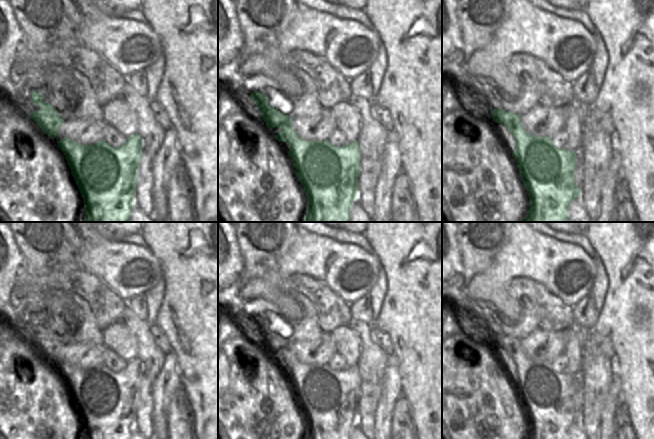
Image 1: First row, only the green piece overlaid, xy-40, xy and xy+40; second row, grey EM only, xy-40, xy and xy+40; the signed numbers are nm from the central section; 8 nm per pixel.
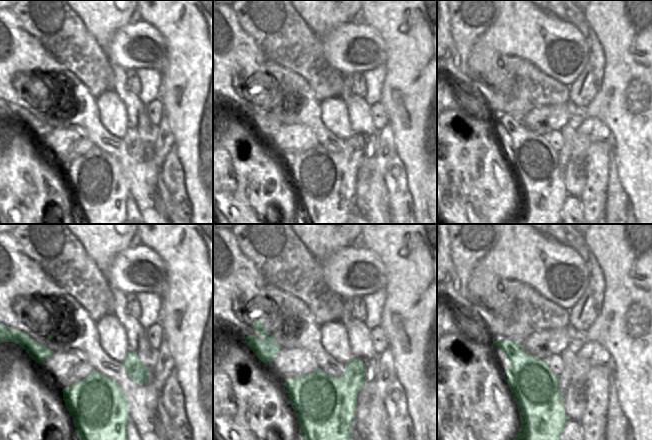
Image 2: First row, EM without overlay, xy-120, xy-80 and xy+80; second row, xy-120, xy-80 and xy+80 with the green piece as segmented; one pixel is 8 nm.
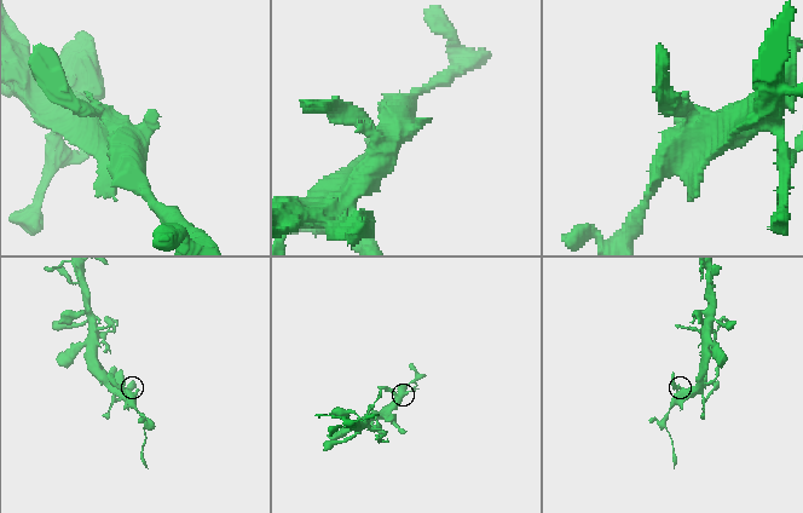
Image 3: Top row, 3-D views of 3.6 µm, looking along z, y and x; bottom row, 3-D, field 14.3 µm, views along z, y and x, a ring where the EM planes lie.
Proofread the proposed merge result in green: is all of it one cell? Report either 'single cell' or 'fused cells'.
single cell

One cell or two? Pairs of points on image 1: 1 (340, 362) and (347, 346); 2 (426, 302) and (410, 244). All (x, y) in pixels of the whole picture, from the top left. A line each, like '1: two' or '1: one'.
1: two
2: one

